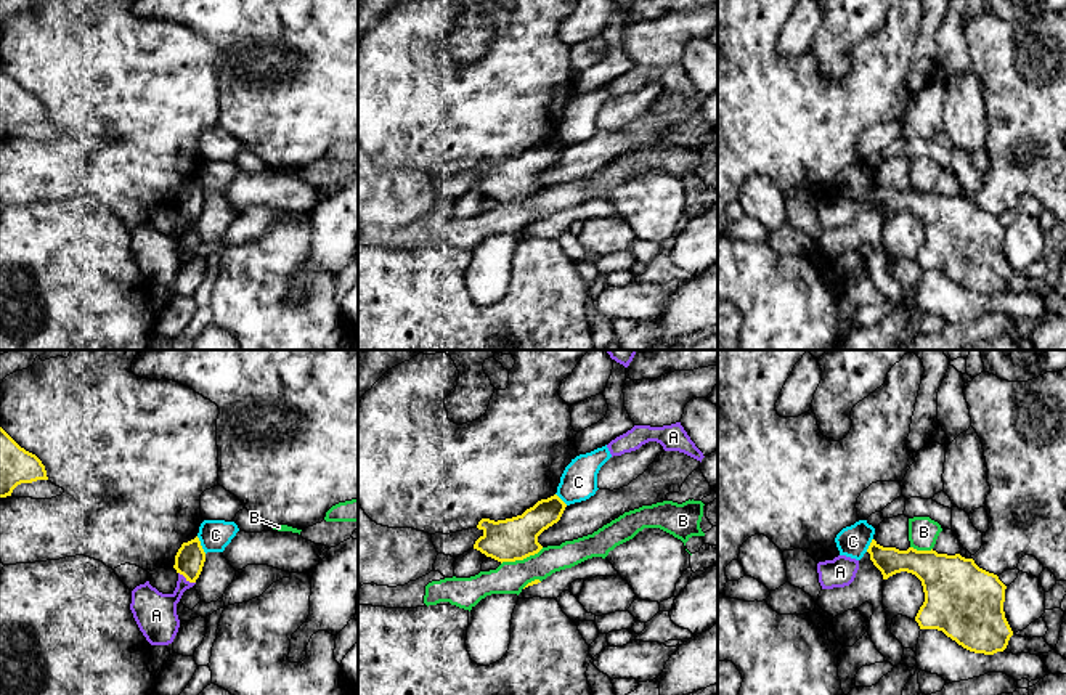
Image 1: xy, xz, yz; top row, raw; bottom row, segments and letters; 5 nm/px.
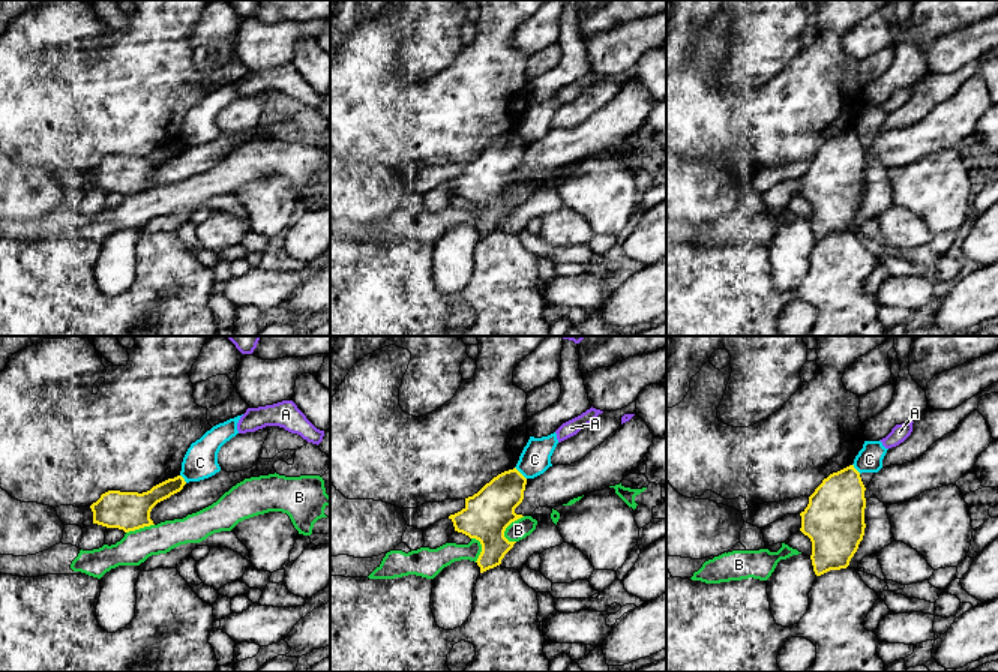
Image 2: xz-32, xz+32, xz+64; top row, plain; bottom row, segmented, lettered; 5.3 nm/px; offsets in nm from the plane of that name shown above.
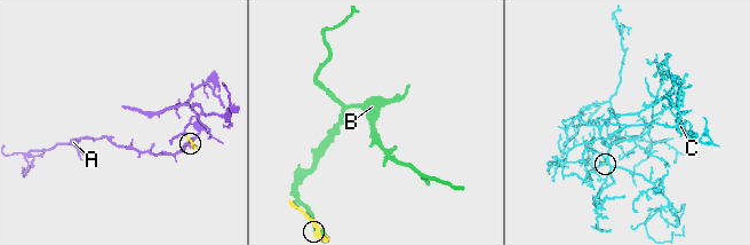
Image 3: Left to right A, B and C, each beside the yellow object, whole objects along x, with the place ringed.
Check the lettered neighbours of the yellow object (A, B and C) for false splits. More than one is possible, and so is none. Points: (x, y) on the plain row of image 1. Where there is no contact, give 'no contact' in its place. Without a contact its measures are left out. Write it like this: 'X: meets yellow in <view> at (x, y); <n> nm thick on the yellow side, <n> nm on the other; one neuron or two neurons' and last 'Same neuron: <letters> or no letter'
A: meets yellow in xy at (187, 219); 150 nm thick on the yellow side, 200 nm on the other; two neurons
B: meets yellow in xz at (522, 199); 220 nm thick on the yellow side, 160 nm on the other; two neurons
C: meets yellow in xy at (199, 185); 150 nm thick on the yellow side, 160 nm on the other; two neurons
Same neuron: no letter

